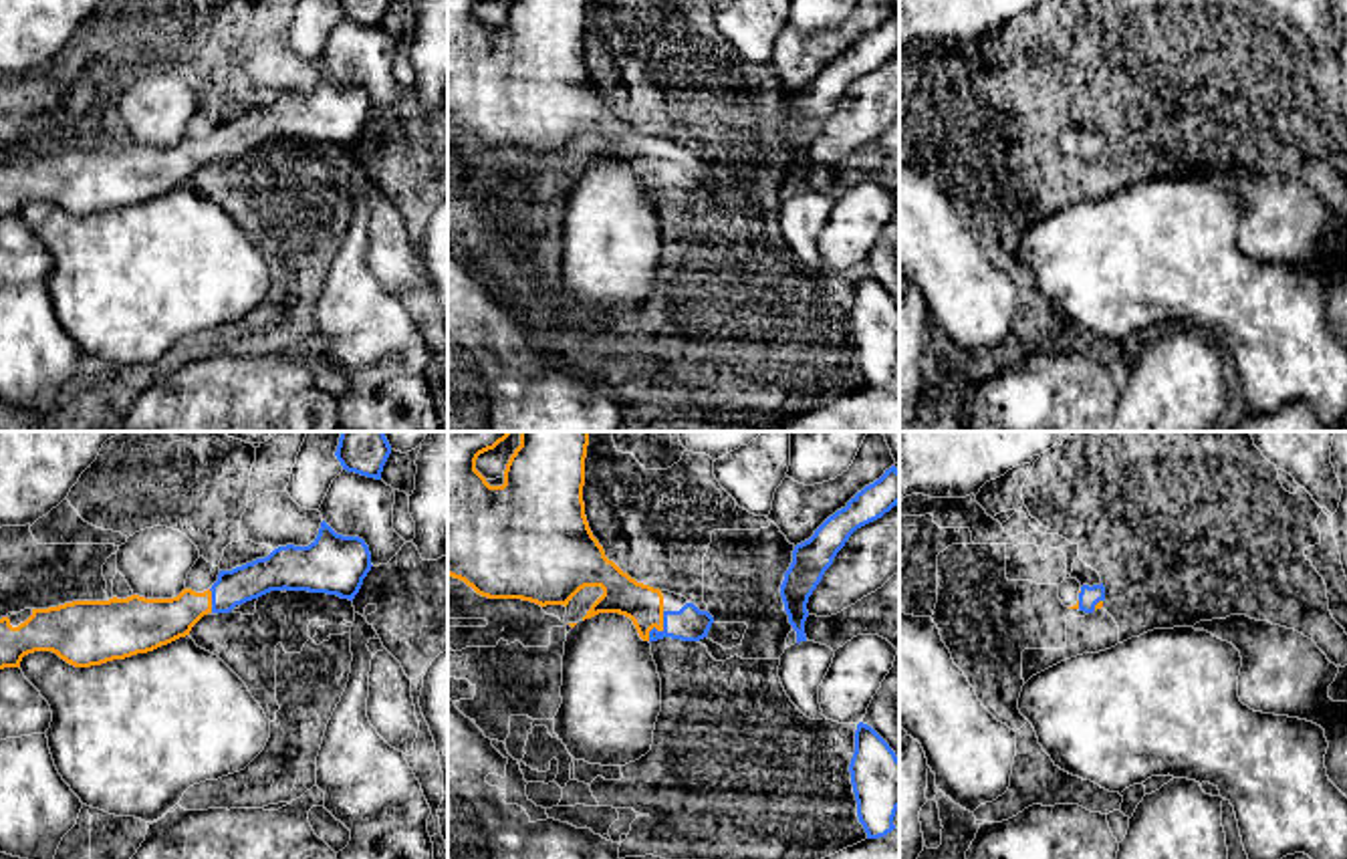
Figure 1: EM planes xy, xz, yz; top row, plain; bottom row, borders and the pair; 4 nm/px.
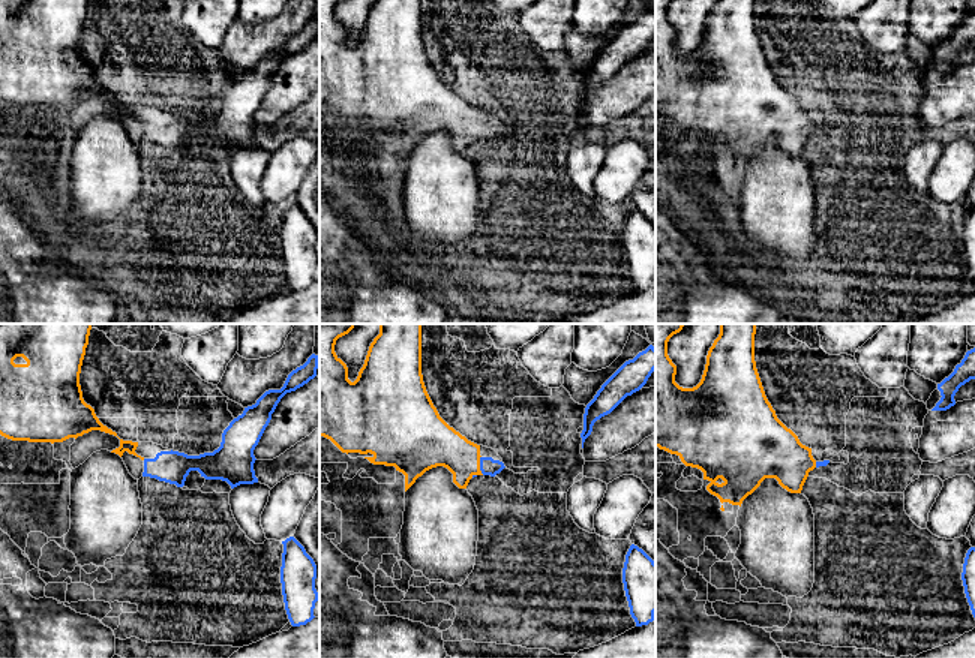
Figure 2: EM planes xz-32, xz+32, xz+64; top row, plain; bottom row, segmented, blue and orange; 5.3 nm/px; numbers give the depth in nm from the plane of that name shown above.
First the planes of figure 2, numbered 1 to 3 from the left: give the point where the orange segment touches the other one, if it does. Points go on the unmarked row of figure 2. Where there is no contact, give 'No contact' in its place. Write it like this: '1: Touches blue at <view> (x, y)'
1: No contact
2: Touches blue at xz+32 (480, 129)
3: Touches blue at xz+64 (816, 129)

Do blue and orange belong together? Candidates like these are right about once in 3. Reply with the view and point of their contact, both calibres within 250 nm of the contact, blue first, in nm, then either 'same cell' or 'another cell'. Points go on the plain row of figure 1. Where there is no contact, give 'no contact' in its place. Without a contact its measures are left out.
contact xz (660, 180); calibres 140 and 160 nm; same cell

